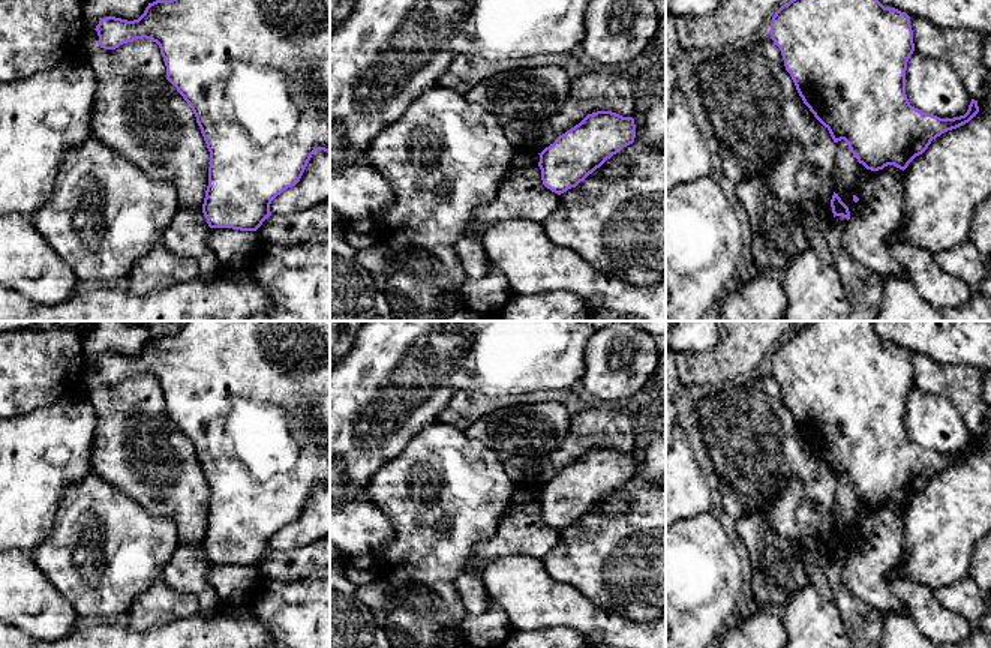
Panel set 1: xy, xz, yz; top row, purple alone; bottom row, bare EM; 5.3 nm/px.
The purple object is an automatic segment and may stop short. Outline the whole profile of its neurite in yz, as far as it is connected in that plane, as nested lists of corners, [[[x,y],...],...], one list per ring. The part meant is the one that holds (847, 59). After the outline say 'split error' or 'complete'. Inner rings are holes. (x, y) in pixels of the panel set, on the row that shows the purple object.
[[[790,0],[772,16],[771,39],[780,48],[804,104],[829,130],[834,142],[844,140],[867,170],[879,171],[894,165],[904,171],[933,140],[969,123],[979,112],[975,99],[964,116],[954,118],[940,118],[910,105],[906,94],[907,62],[915,51],[910,16],[895,8],[885,8],[879,0]]]; complete

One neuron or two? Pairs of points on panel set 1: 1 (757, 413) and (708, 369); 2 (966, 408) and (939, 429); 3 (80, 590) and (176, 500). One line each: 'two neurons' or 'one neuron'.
1: two neurons
2: two neurons
3: two neurons

